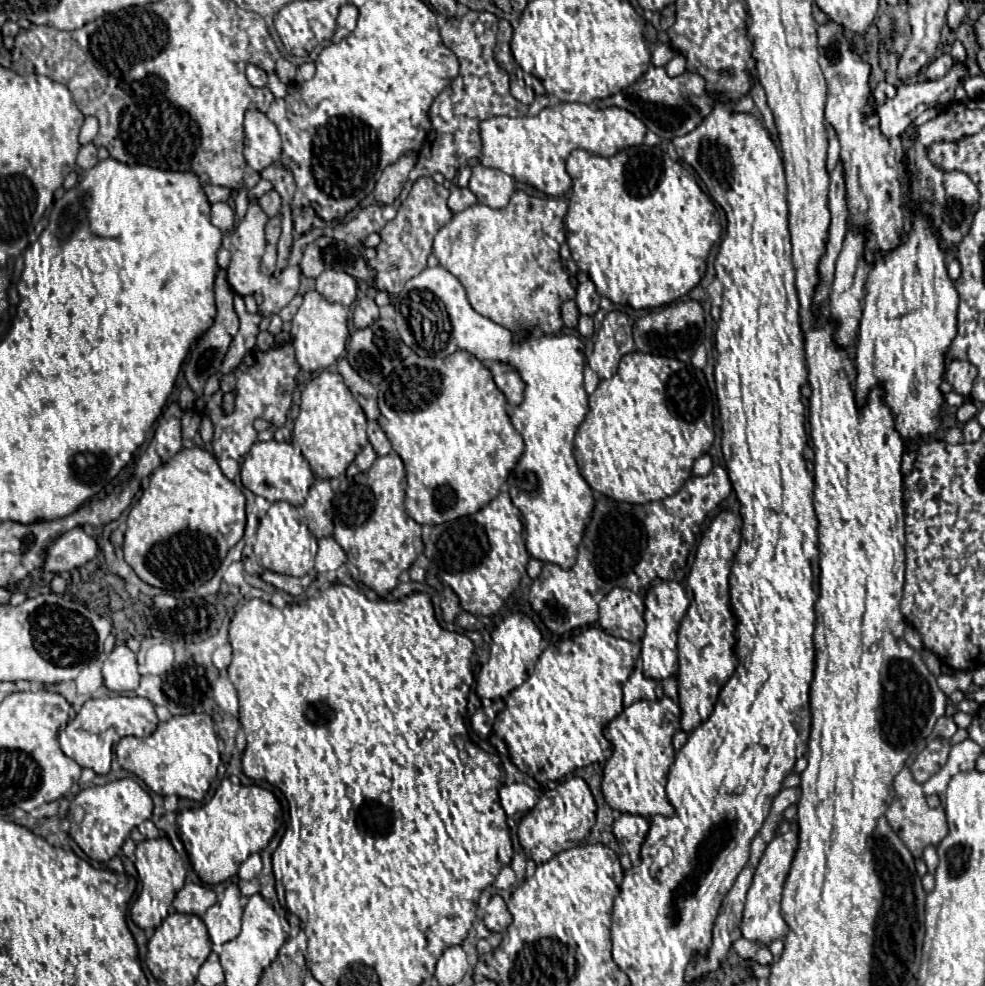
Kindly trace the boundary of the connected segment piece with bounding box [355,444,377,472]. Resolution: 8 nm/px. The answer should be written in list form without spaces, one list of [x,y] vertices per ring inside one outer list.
[[[367,444],[367,446],[359,452],[359,456],[355,458],[355,464],[359,466],[359,470],[361,470],[361,472],[365,472],[367,468],[371,468],[371,464],[373,464],[373,460],[375,460],[375,458],[377,458],[375,450]]]

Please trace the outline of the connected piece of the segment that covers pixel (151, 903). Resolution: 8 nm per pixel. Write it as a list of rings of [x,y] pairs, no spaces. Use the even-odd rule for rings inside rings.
[[[167,838],[139,842],[135,856],[137,856],[135,868],[139,872],[139,880],[143,884],[143,890],[131,906],[131,920],[139,928],[149,928],[149,926],[157,928],[165,920],[165,916],[169,914],[169,906],[171,906],[175,894],[185,884],[185,864]]]

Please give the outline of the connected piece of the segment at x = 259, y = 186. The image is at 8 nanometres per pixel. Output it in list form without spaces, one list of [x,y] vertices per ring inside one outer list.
[[[259,180],[249,192],[247,192],[247,196],[249,196],[249,202],[255,202],[255,200],[259,200],[265,192],[269,192],[273,188],[273,184],[269,182],[269,180]]]

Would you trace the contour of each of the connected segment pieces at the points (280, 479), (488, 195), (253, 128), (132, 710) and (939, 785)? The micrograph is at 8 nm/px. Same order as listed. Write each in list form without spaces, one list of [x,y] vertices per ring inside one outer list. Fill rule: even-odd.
[[[255,442],[251,450],[245,456],[245,462],[241,464],[241,482],[245,488],[249,488],[253,494],[263,496],[269,502],[289,502],[291,506],[301,506],[305,502],[307,490],[313,484],[315,476],[307,464],[307,460],[301,456],[301,452],[289,444],[289,442]]]
[[[481,164],[473,166],[473,174],[469,180],[469,190],[477,196],[477,200],[489,208],[507,206],[515,184],[513,178],[501,170],[485,168]]]
[[[259,110],[245,112],[245,160],[255,170],[271,166],[281,154],[281,138],[275,124]]]
[[[107,696],[97,700],[87,700],[75,720],[71,720],[65,728],[65,736],[61,736],[61,750],[75,760],[81,768],[91,768],[97,774],[109,774],[111,758],[115,742],[123,736],[149,736],[157,728],[155,708],[147,698],[139,696]]]
[[[905,766],[897,776],[895,776],[895,798],[891,806],[887,808],[887,820],[891,828],[897,832],[897,836],[903,840],[903,844],[909,848],[913,858],[923,858],[923,850],[927,846],[939,846],[941,840],[947,836],[947,822],[945,822],[945,808],[929,808],[927,806],[927,796],[937,794],[943,800],[943,792],[947,790],[947,784],[951,776],[957,770],[939,770],[935,776],[931,776],[925,784],[917,784],[913,780],[913,772]]]

